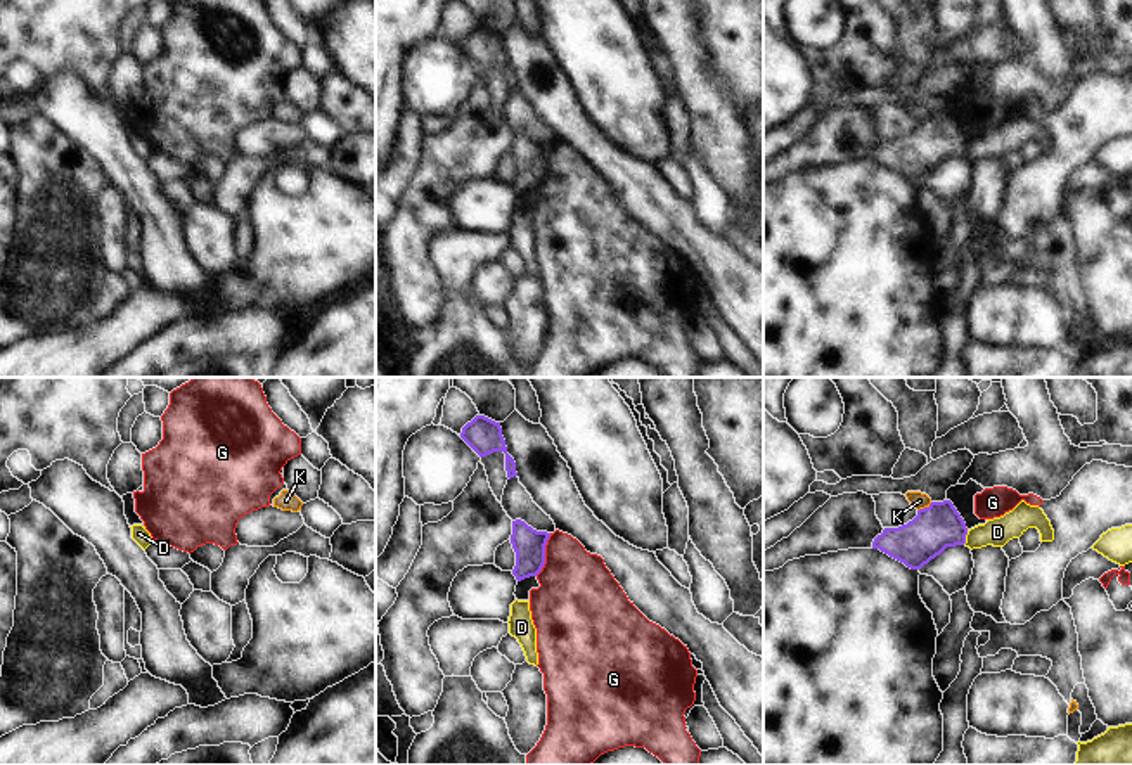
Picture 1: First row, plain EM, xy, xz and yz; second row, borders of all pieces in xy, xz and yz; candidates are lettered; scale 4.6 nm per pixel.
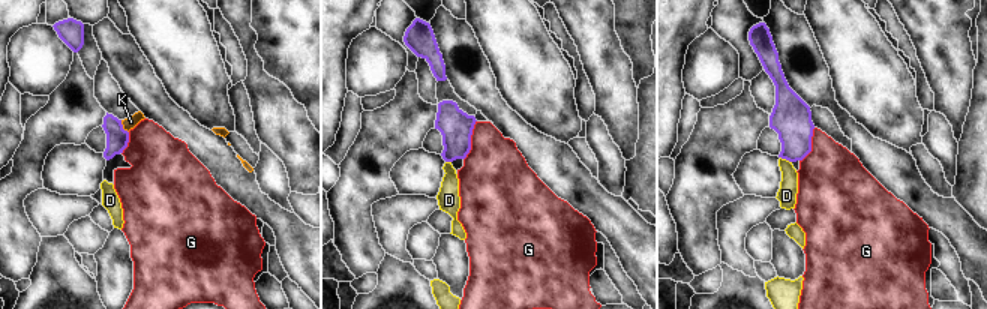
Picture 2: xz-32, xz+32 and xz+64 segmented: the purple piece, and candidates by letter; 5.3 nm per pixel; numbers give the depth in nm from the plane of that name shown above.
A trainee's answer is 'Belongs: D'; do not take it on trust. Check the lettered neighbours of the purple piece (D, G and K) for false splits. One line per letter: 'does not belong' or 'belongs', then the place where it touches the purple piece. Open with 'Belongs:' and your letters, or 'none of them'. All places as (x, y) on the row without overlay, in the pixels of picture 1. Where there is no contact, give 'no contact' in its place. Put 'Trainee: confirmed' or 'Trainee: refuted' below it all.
Belongs: none of them
D: does not belong | yz (964, 149)
G: does not belong | xz (544, 167)
K: does not belong | yz (925, 120)
Trainee: refuted

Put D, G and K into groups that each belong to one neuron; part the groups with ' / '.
D / G / K

